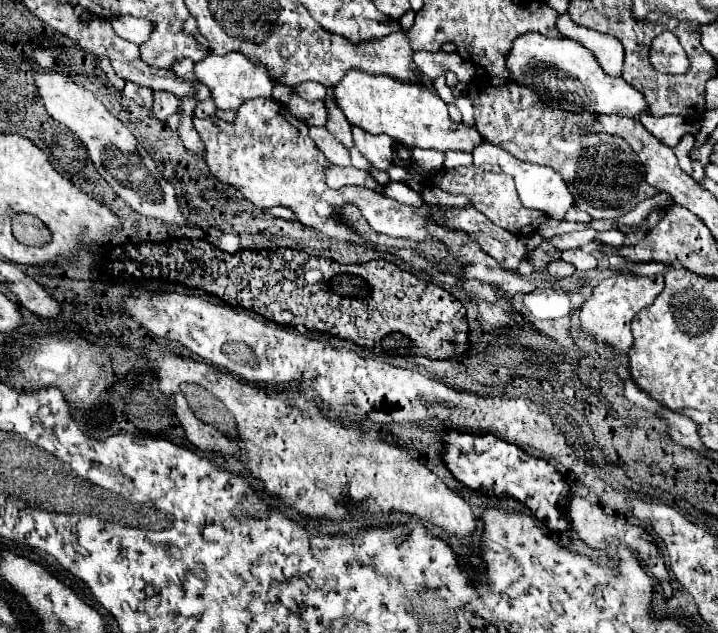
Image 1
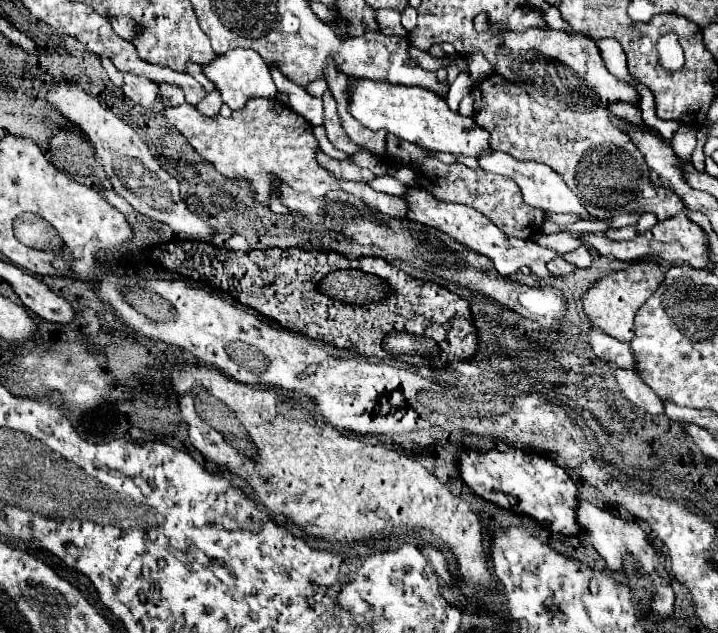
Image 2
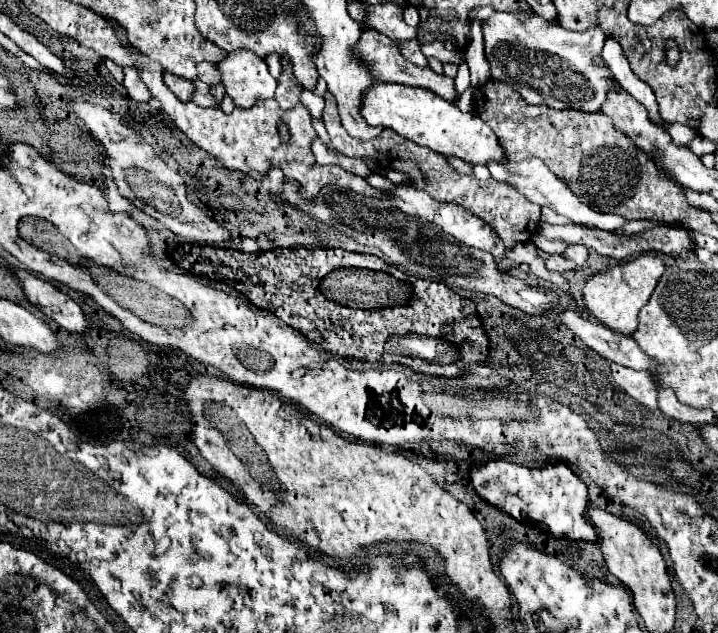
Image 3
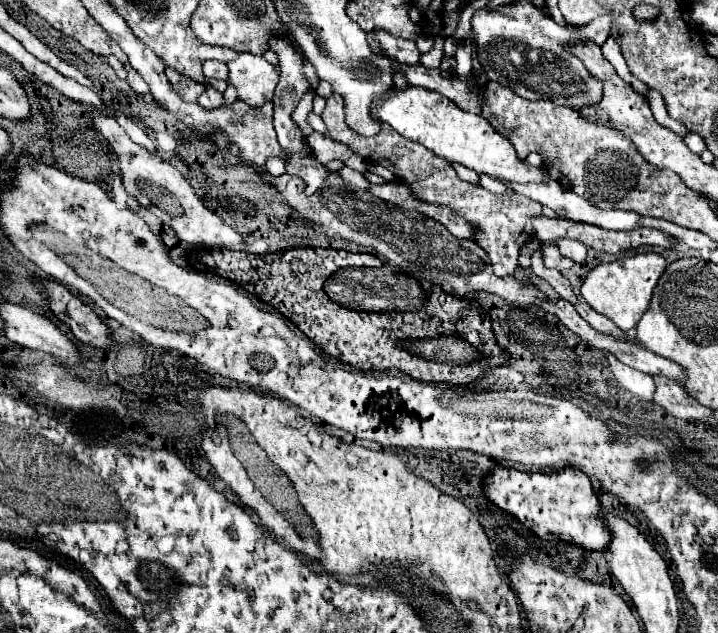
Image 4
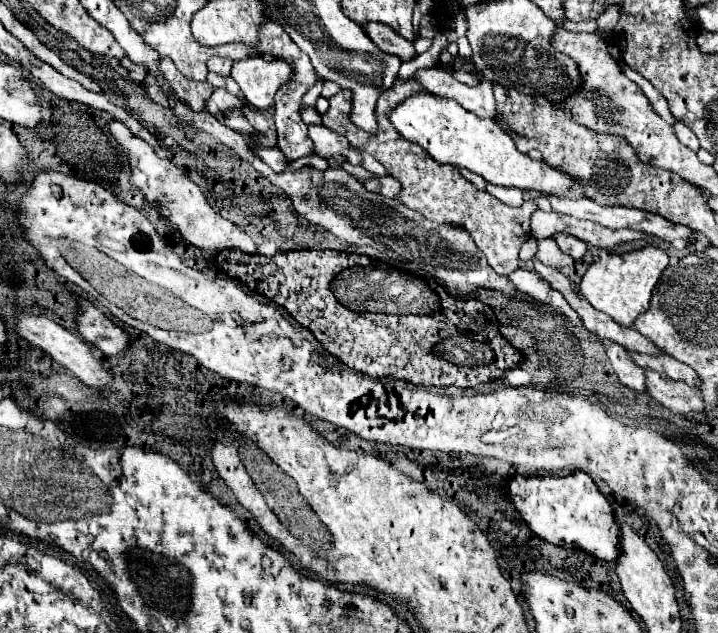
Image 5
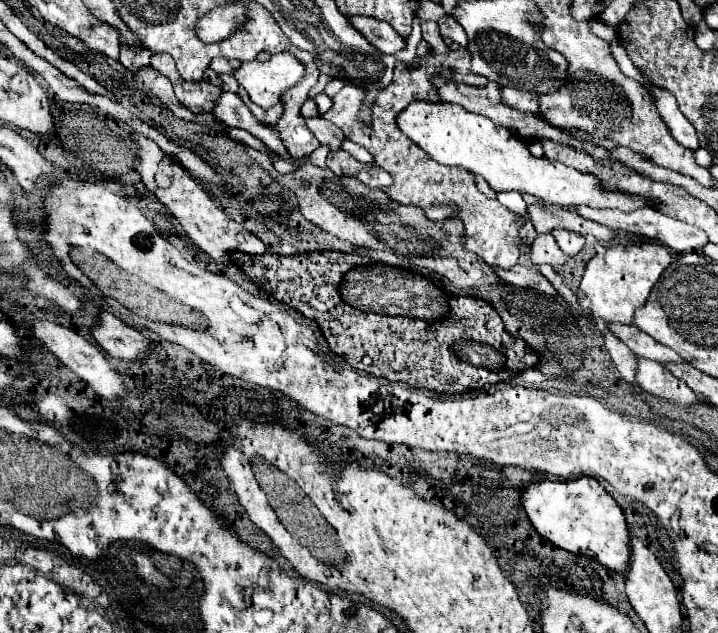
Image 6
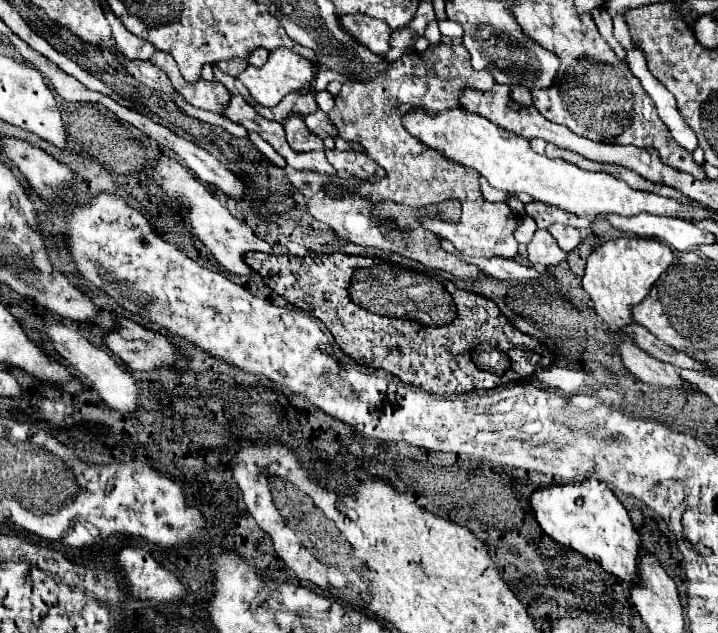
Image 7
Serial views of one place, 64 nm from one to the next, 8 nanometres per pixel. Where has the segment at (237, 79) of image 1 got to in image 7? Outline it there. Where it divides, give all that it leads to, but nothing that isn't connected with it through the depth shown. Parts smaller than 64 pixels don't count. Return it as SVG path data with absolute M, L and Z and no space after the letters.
M278 48L276 52L270 52L268 62L266 62L264 66L256 68L256 66L250 66L250 64L248 64L248 66L244 68L244 72L238 74L238 80L248 88L250 96L252 96L252 100L254 100L256 104L272 108L272 106L276 106L288 92L296 92L298 88L312 84L314 76L316 76L314 66L312 66L306 58L294 54L294 52L288 50L288 48Z

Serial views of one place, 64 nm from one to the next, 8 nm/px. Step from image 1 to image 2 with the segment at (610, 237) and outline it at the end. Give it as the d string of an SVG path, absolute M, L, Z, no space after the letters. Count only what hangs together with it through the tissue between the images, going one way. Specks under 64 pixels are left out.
M626 226L626 228L618 228L618 230L608 230L604 232L606 238L610 240L616 240L616 242L622 242L622 240L632 240L636 234L636 228L634 226Z

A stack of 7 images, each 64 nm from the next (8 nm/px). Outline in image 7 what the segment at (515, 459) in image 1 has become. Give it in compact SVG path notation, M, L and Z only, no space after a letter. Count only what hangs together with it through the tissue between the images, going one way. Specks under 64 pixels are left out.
M584 480L576 484L556 484L536 490L530 496L530 506L542 532L560 546L572 548L590 560L598 562L606 572L622 580L636 580L640 534L634 530L622 502L600 480Z

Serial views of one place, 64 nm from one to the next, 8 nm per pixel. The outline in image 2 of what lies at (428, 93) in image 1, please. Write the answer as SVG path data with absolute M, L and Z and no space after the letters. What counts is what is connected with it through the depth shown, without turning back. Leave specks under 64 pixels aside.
M356 76L348 84L348 110L362 126L370 130L386 130L400 140L426 150L478 158L480 152L488 152L490 148L488 132L482 130L474 118L454 114L442 96L436 96L436 92L428 92L426 88L388 84L384 80Z

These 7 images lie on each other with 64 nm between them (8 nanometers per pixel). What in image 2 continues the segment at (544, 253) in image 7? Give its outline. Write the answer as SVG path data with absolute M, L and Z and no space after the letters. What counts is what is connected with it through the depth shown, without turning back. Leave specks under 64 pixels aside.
M560 256L560 258L552 260L552 262L548 262L548 270L550 270L552 276L566 276L566 274L572 274L572 272L576 270L576 266L574 266L574 264L568 264L568 262L562 260L562 256Z

